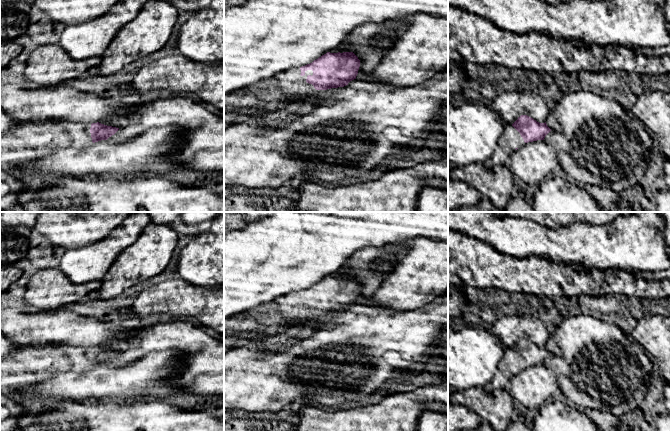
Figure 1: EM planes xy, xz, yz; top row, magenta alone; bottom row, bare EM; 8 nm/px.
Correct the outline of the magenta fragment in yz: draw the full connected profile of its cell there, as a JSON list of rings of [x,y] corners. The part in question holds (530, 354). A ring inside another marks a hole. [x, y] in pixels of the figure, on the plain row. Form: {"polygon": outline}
{"polygon": [[[521,339],[513,347],[506,349],[493,379],[484,387],[486,392],[496,389],[505,390],[515,374],[528,366],[544,364],[551,353],[545,347],[539,347],[527,339]]]}

